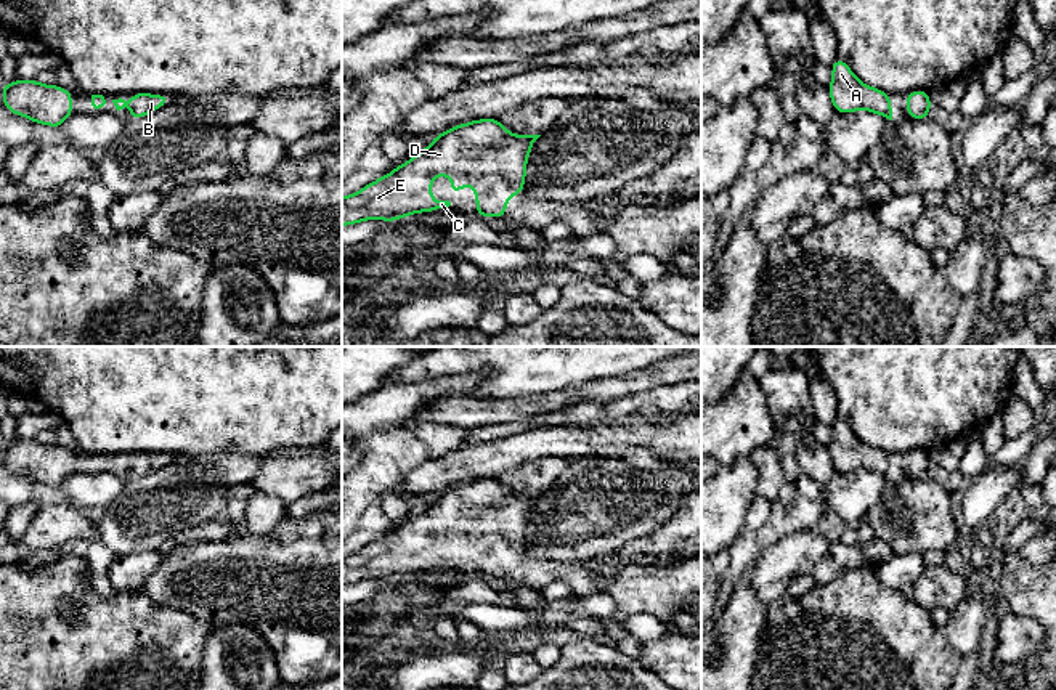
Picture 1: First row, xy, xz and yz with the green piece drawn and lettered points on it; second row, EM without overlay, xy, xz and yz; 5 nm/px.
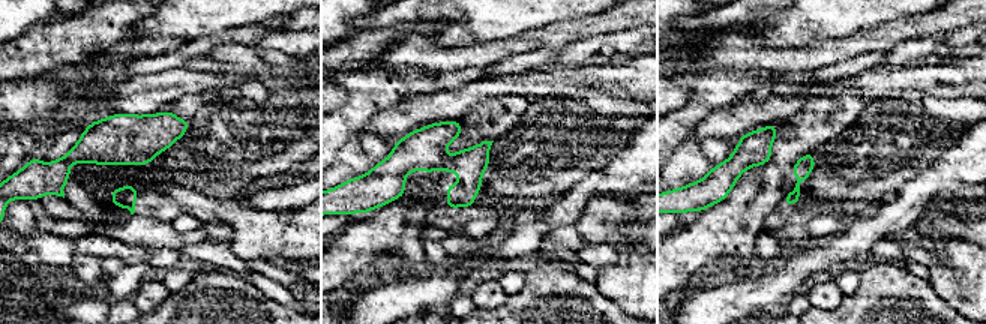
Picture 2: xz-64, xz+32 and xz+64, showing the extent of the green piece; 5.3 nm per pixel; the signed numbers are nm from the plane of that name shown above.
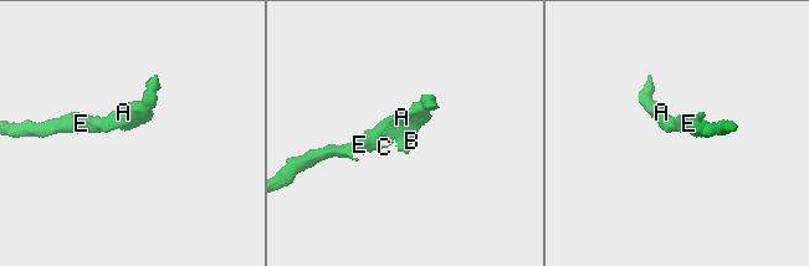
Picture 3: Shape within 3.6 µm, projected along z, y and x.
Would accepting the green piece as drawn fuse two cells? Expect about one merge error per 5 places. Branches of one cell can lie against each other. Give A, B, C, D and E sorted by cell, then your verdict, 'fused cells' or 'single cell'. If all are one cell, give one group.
groups A B C D E; single cell

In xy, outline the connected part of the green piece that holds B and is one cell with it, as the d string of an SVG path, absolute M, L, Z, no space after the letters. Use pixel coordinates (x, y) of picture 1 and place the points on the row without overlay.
M132 453L128 461L132 480L148 475L170 461L165 454Z

